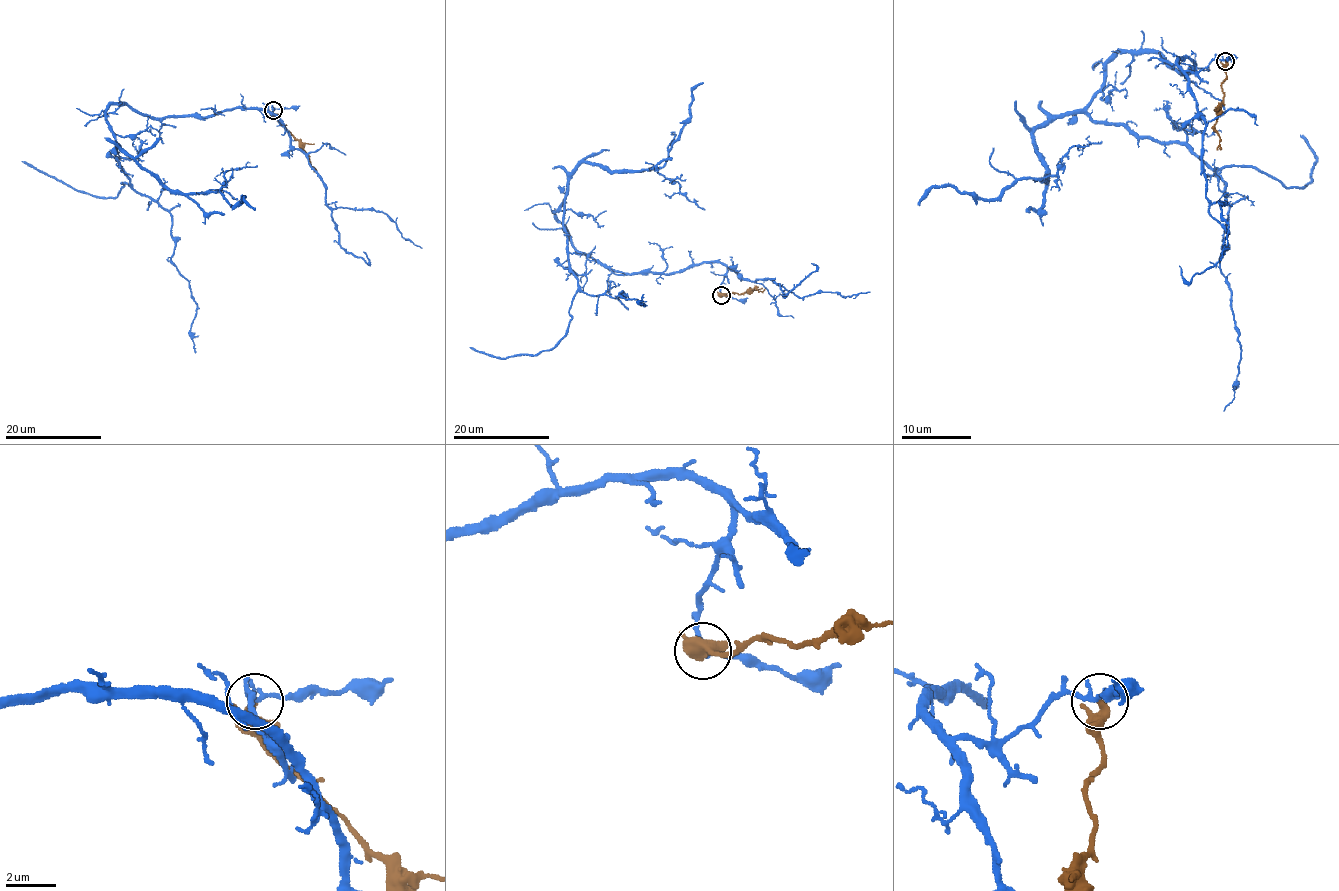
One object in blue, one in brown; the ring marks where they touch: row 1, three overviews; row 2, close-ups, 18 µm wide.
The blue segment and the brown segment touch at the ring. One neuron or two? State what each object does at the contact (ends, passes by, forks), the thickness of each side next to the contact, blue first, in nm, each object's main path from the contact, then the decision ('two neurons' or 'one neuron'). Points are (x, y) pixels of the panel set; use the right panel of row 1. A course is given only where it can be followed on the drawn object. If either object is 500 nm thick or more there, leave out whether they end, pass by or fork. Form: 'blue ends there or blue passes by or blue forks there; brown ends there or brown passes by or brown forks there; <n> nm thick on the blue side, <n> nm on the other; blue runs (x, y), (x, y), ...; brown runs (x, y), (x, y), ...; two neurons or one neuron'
blue passes by; brown passes by; 180 nm thick on the blue side, 320 nm on the other; blue runs (1225, 61), (1118, 52), (1087, 113), (1221, 178), (1240, 342), (1223, 411); brown runs (1225, 61), (1226, 73), (1221, 84), (1223, 103), (1214, 124), (1219, 134), (1216, 150); two neurons

